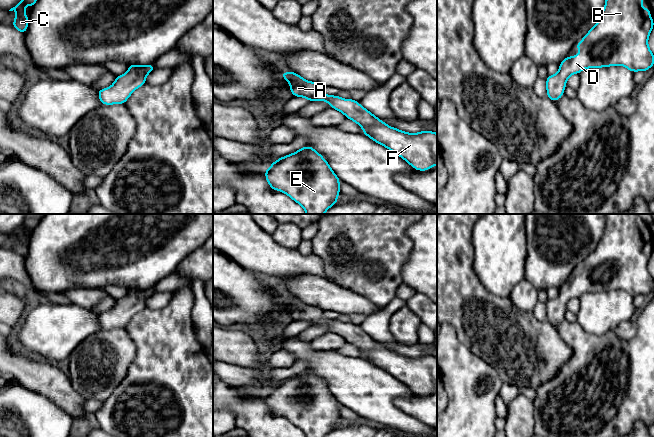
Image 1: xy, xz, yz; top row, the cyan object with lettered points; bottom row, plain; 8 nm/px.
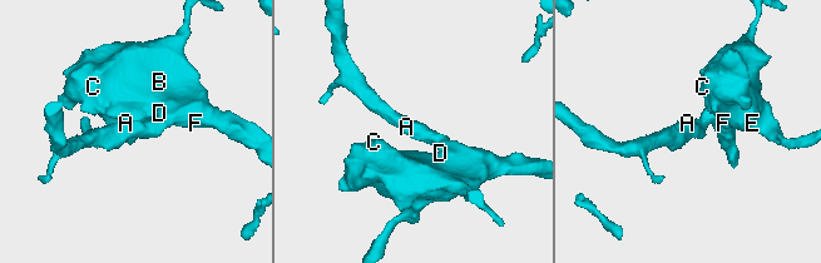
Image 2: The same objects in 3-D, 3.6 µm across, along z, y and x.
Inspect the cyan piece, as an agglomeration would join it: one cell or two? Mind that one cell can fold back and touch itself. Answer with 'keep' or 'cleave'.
keep

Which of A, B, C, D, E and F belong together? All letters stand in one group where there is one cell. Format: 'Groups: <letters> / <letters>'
Groups: A B C D E F

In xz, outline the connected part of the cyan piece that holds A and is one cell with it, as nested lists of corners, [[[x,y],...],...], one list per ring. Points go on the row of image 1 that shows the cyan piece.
[[[293,71],[281,72],[280,75],[290,84],[292,95],[308,101],[328,102],[331,108],[357,123],[363,129],[364,135],[404,159],[415,170],[427,171],[437,165],[437,133],[430,130],[407,133],[393,128],[358,101],[326,95],[324,86],[305,80]]]

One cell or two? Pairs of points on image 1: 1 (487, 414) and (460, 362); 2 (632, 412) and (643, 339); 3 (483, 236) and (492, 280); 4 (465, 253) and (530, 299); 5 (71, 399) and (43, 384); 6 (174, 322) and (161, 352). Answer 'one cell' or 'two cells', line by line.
1: one cell
2: one cell
3: one cell
4: two cells
5: one cell
6: one cell

